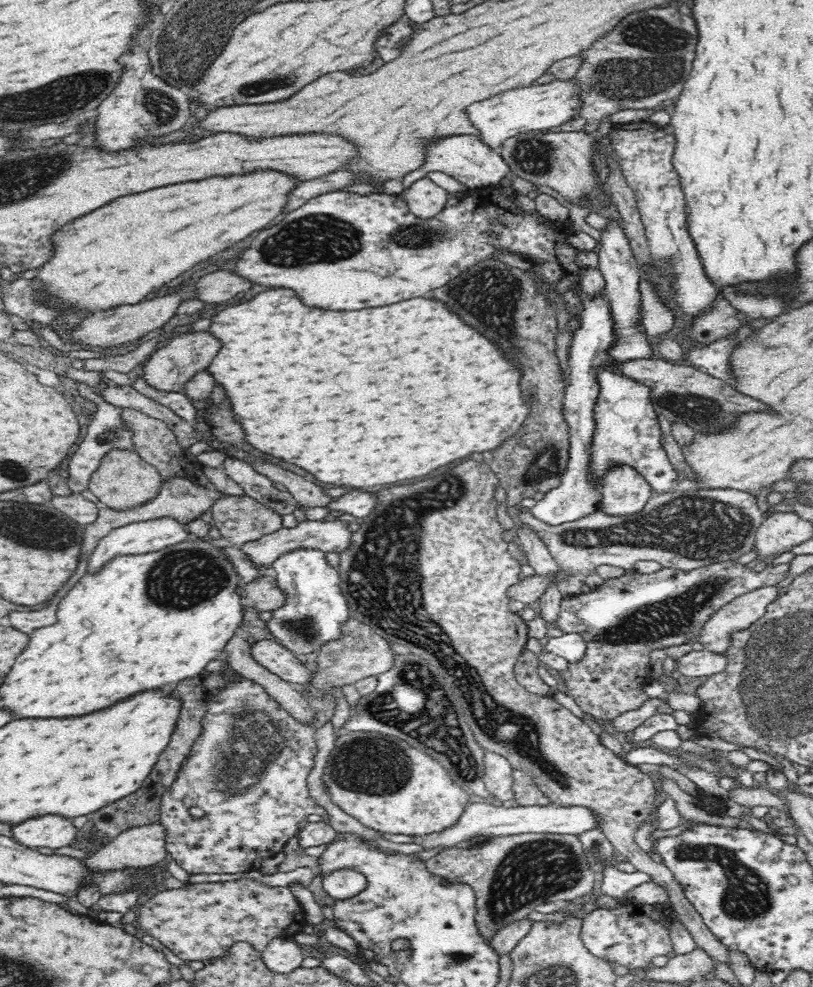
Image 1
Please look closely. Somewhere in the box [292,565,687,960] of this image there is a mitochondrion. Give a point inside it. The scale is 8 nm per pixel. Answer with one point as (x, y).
(427, 718)

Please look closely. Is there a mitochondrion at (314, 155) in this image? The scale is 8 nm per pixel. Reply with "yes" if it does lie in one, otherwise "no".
no

